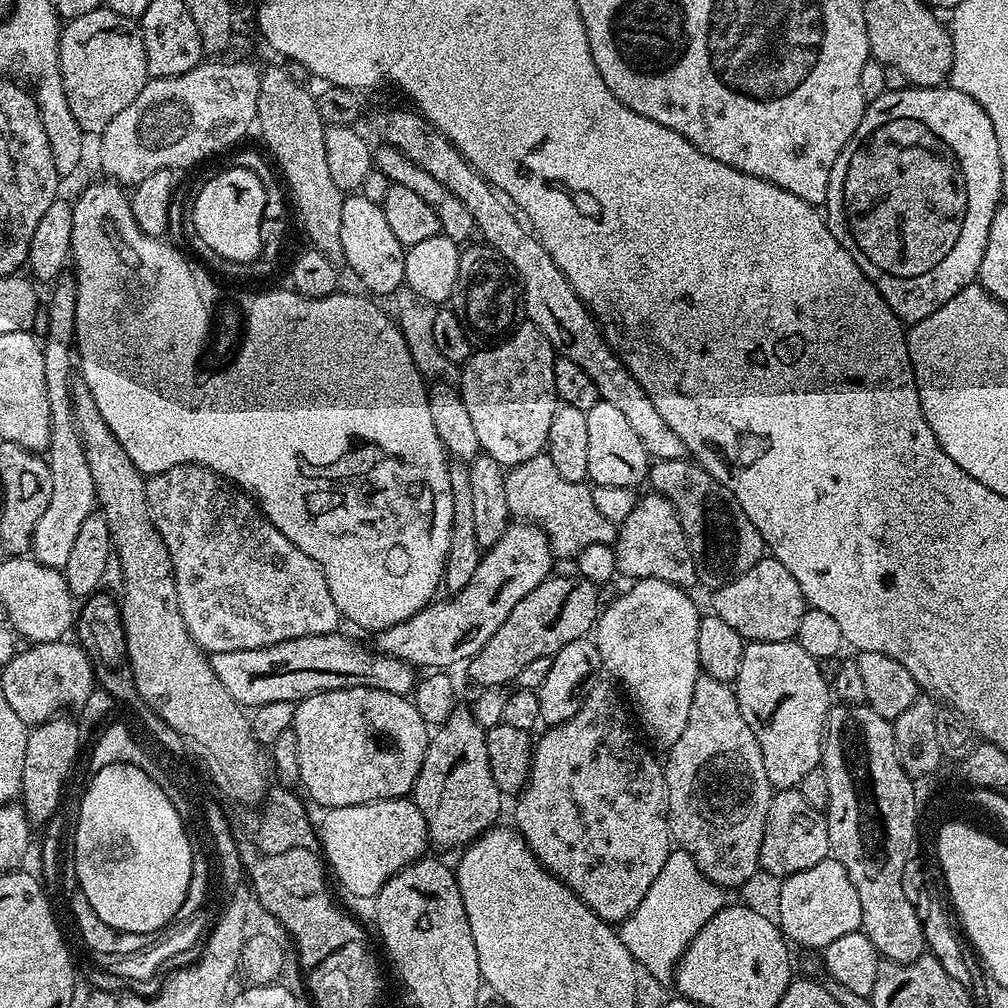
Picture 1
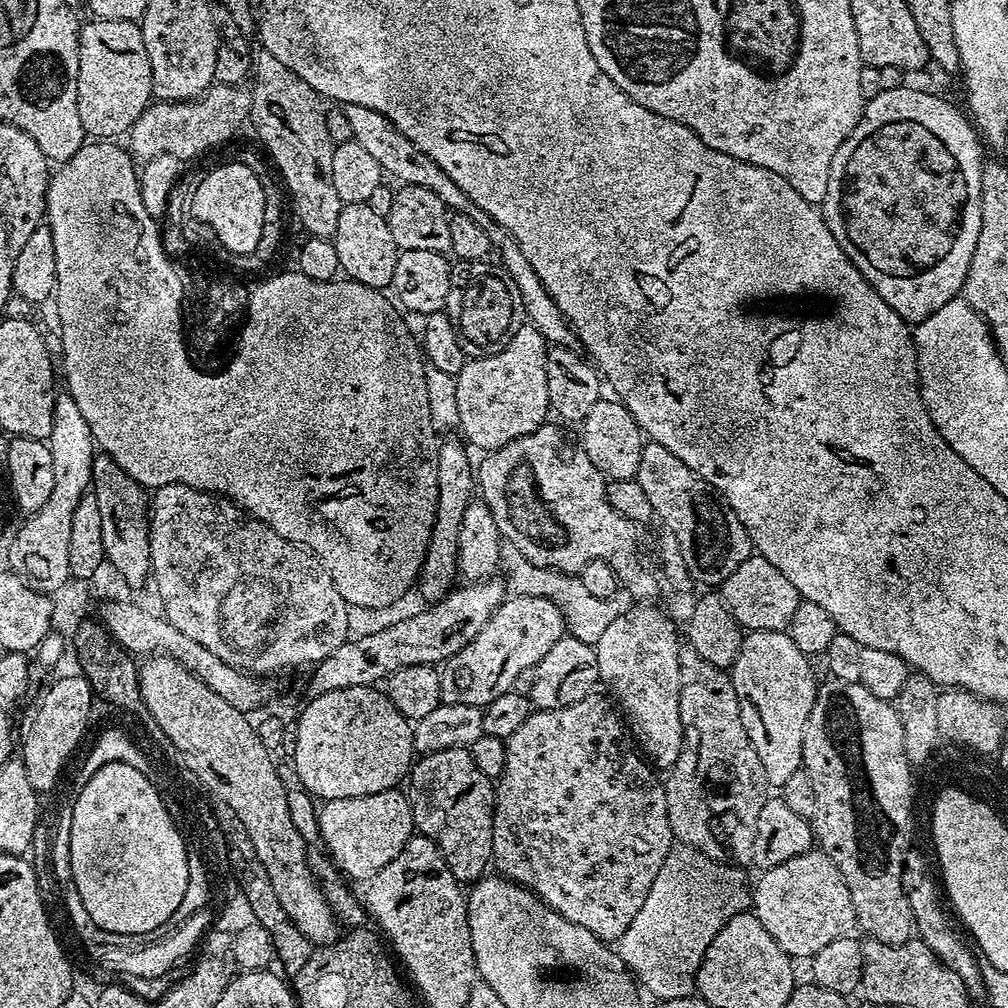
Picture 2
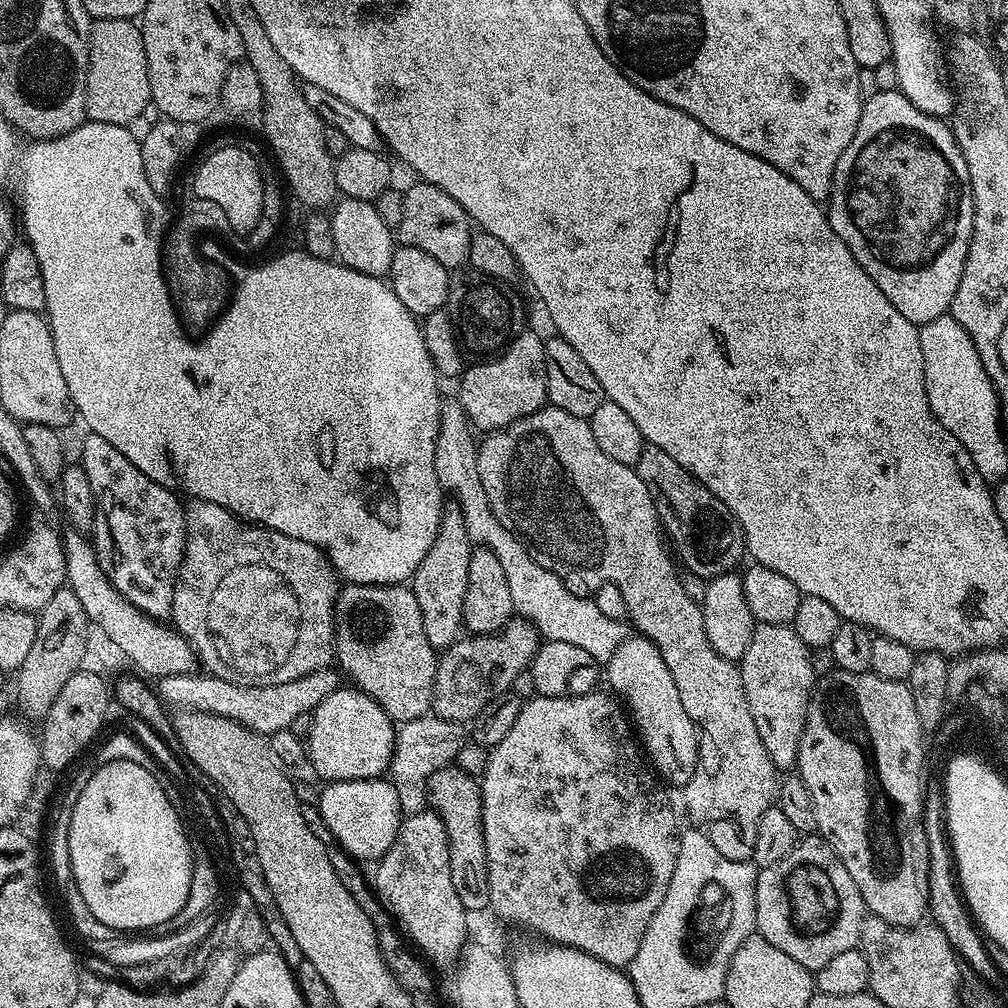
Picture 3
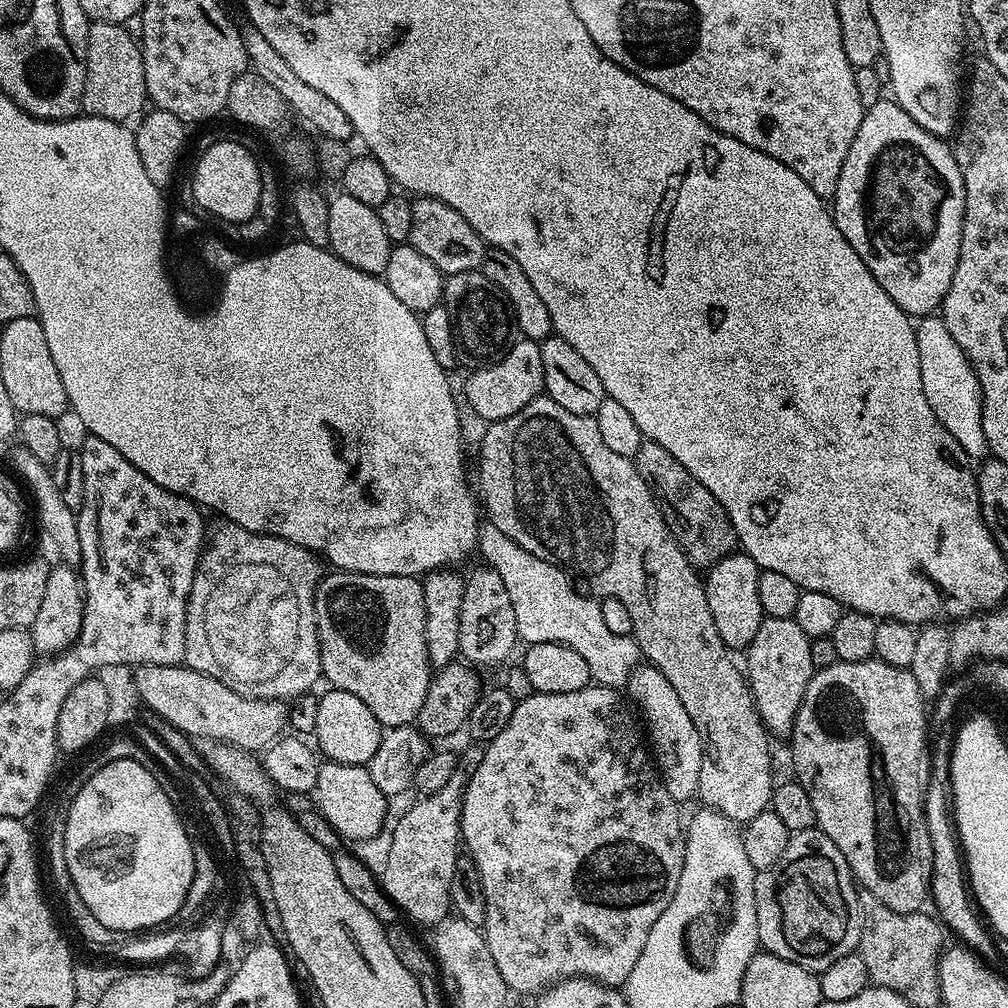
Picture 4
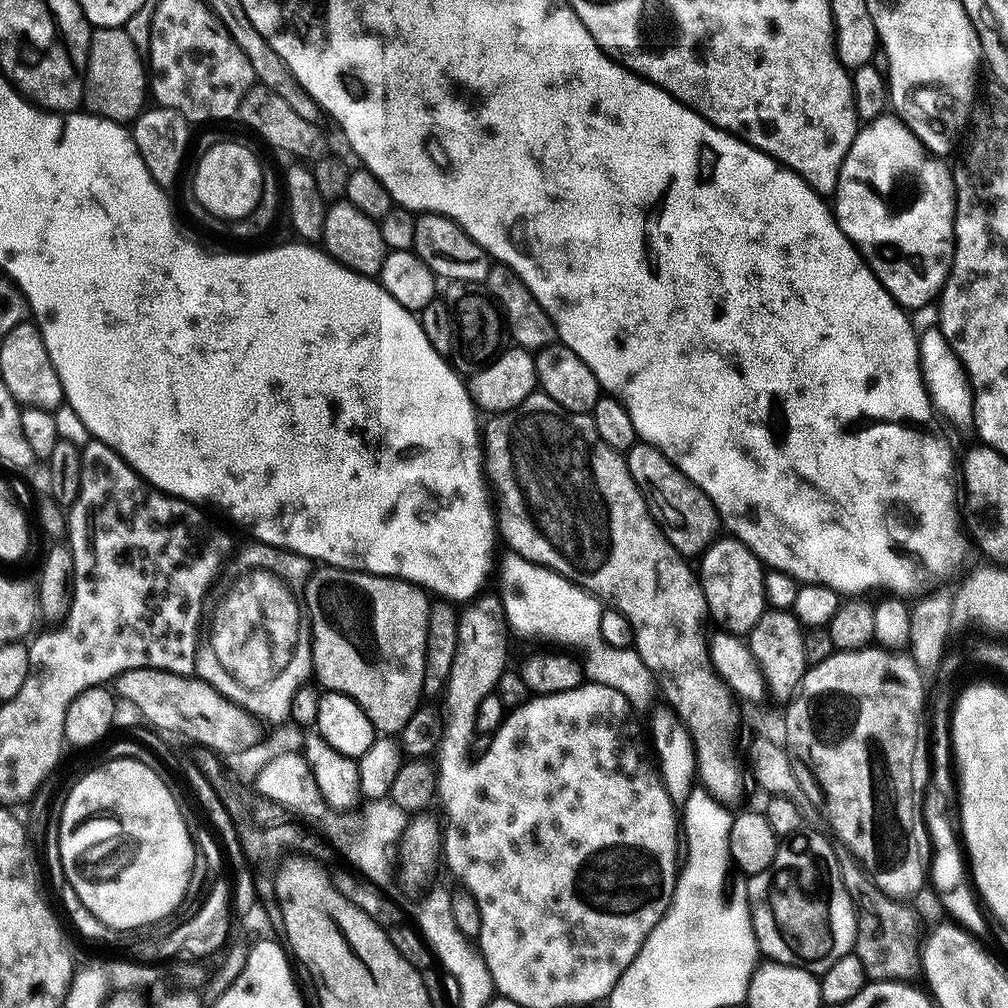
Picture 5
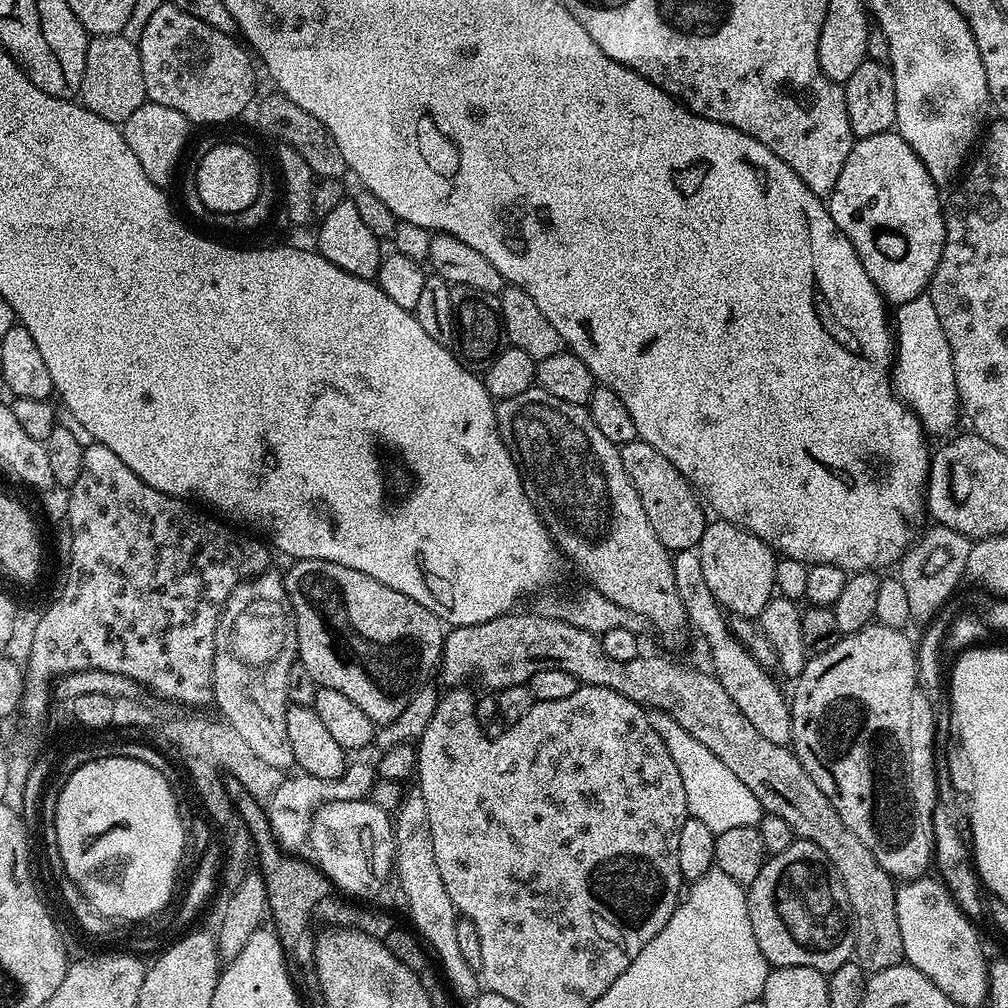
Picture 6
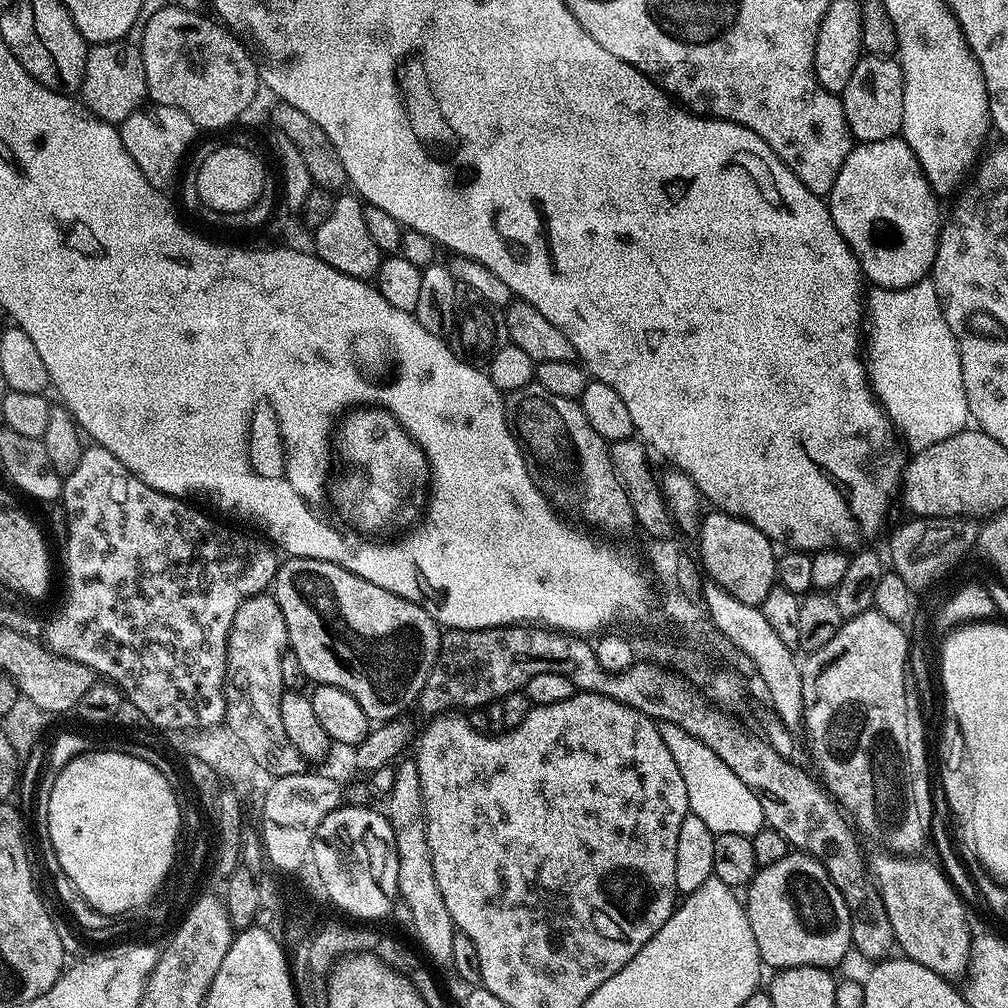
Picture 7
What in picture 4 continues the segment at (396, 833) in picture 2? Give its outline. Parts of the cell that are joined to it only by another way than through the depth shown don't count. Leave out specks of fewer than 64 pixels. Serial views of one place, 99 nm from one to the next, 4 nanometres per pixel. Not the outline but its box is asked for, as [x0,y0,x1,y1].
[315,764,390,841]

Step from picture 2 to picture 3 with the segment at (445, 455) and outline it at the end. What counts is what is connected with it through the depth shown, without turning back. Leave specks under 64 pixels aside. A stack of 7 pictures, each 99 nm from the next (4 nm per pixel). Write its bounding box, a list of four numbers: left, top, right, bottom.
[410,507,473,650]

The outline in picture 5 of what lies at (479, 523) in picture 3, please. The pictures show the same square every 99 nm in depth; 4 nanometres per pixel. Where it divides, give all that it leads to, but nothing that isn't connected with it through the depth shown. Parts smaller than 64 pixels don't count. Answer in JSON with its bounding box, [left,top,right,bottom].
[498,554,658,714]

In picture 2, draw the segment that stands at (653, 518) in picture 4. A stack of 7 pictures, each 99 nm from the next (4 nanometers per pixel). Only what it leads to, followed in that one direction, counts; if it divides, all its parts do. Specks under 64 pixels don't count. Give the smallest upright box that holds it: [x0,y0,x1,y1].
[478,422,770,865]

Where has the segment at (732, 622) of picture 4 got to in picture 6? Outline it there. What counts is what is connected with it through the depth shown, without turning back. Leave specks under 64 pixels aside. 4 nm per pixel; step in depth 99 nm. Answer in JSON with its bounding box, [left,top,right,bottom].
[698,518,778,618]

